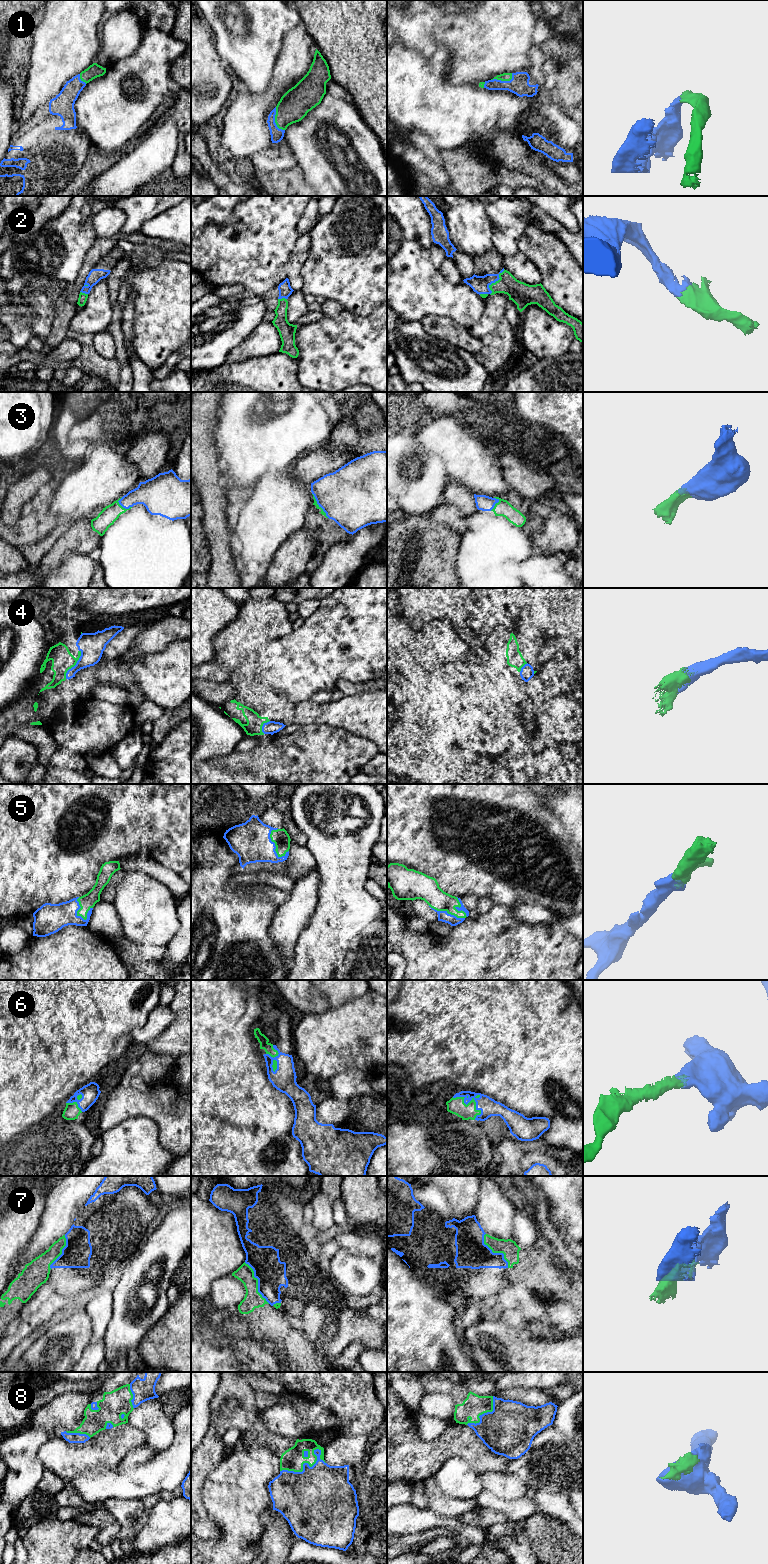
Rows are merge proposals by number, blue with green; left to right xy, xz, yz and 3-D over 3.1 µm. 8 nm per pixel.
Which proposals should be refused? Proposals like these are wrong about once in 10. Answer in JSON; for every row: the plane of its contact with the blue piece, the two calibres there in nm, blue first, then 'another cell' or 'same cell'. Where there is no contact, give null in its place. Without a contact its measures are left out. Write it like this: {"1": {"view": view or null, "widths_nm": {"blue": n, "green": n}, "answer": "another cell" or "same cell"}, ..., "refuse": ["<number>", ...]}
{"1": {"view": "xz", "widths_nm": {"blue": 100, "green": 240}, "answer": "same cell"}, "2": {"view": "yz", "widths_nm": {"blue": 140, "green": 190}, "answer": "same cell"}, "3": {"view": "xz", "widths_nm": {"blue": 460, "green": 40}, "answer": "same cell"}, "4": {"view": "xy", "widths_nm": {"blue": 200, "green": 180}, "answer": "same cell"}, "5": {"view": "xz", "widths_nm": {"blue": 320, "green": 140}, "answer": "same cell"}, "6": {"view": "yz", "widths_nm": {"blue": 150, "green": 130}, "answer": "same cell"}, "7": {"view": "xz", "widths_nm": {"blue": 240, "green": 150}, "answer": "same cell"}, "8": {"view": "xz", "widths_nm": {"blue": 400, "green": 180}, "answer": "same cell"}, "refuse": []}

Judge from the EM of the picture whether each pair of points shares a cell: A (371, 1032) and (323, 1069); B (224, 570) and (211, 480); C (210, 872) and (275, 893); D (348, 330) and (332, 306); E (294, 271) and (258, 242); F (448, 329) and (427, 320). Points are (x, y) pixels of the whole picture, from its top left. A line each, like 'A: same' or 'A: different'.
A: same
B: same
C: different
D: different
E: different
F: same

